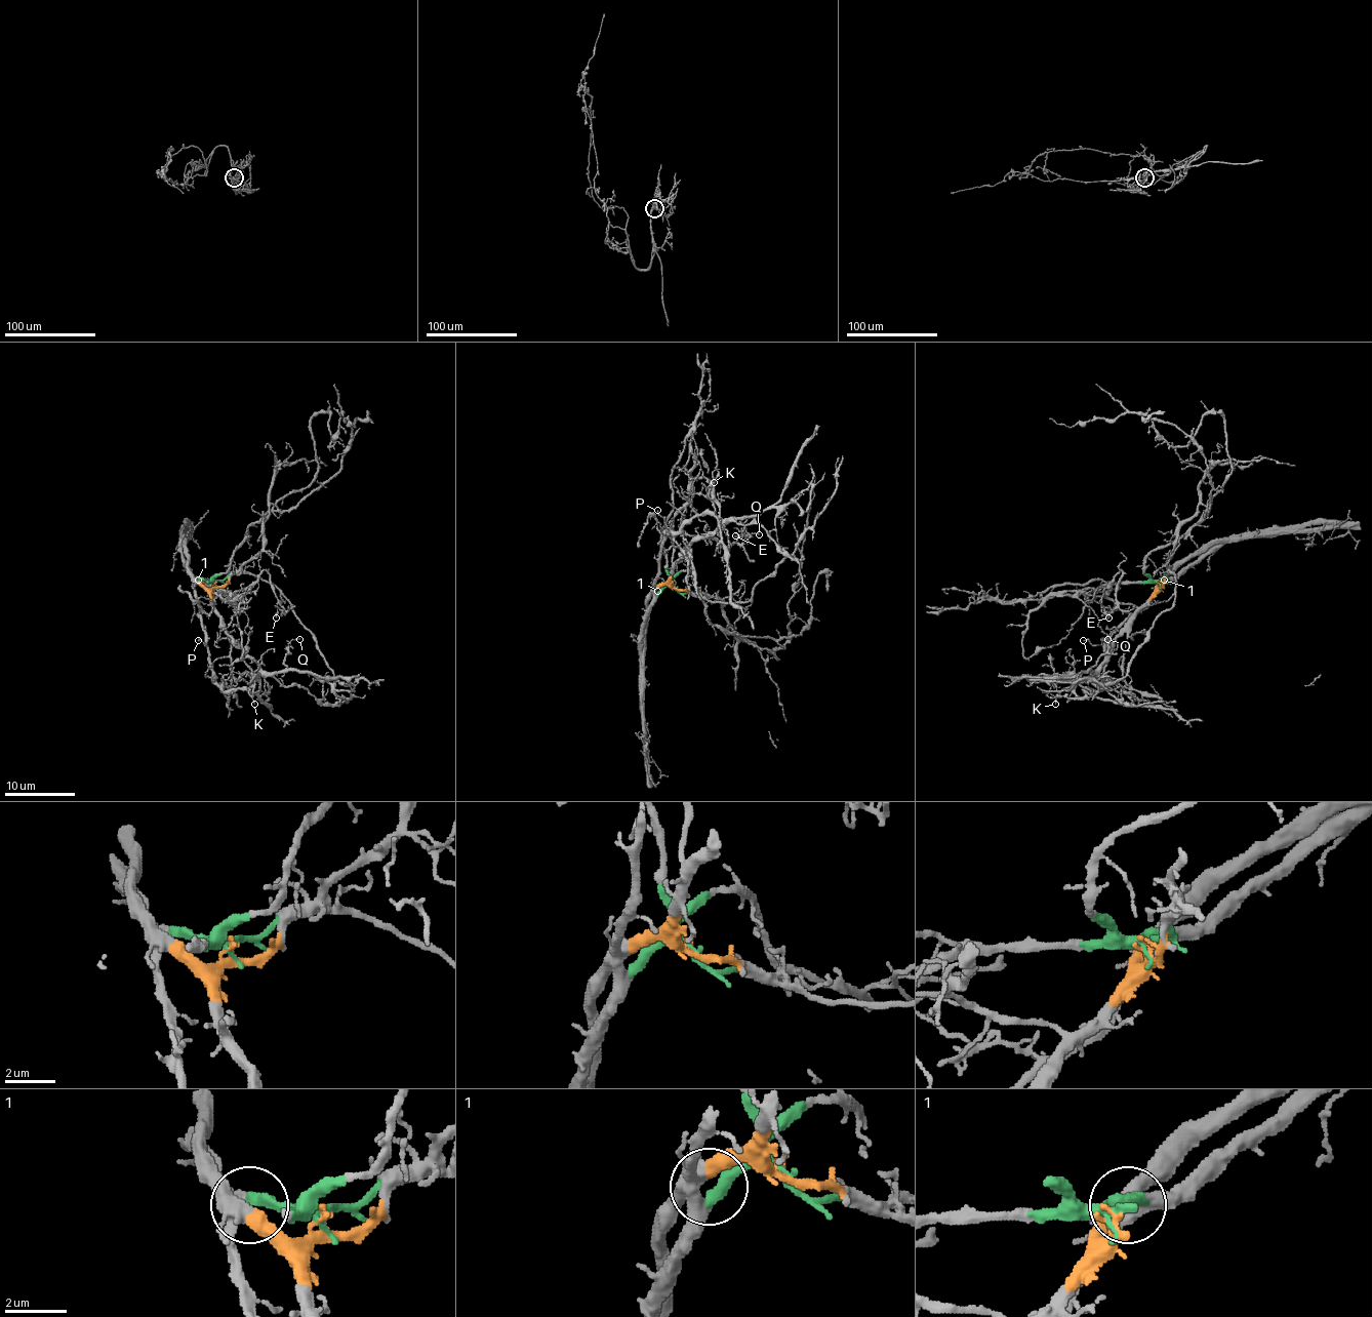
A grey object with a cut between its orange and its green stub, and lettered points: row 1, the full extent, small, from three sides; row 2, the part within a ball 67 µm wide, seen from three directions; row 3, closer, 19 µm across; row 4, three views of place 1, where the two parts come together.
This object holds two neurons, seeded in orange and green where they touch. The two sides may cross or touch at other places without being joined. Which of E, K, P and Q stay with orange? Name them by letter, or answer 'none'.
E, Q

